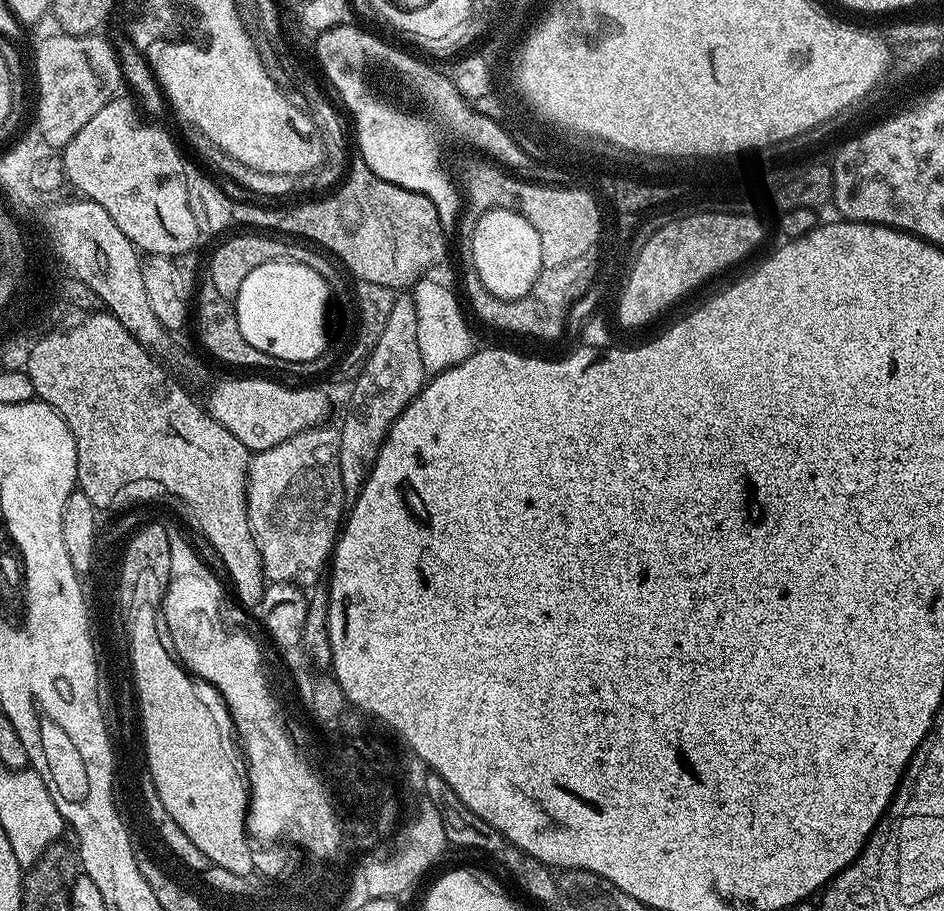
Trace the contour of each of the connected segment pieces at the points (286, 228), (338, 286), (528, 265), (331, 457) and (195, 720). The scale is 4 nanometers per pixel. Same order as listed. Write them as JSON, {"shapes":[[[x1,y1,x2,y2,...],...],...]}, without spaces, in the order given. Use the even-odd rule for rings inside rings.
{"shapes":[[[352,160,342,183,331,194,325,195,325,200,312,200,309,204,288,209,255,208,252,204,232,202,227,207,227,213,230,220,236,224,261,224,264,227,261,229,275,230,277,233,319,246,325,253,335,257,345,269,348,267,353,277,362,274,362,280,372,278,372,282,378,286,393,290,411,289,413,285,425,279,426,266,432,268,432,262,438,262,438,258,446,258,442,255,442,248,450,248,450,240,444,237,447,236,445,229,430,198,406,190,402,186,394,186,394,182,386,182,386,178,374,180,370,174,374,174,374,170,370,170,364,160,360,164],[360,184,370,186,370,204,366,204,366,216,362,220,362,226],[376,240,382,240,382,248,376,248]],[[272,234,260,235,264,236,229,235,227,238,224,238,229,238,229,240,222,241,221,244,213,250,212,261,208,264,207,279,214,286,214,290,218,290,218,294,222,294,222,298,235,301,238,290,242,286,242,282,246,282,246,274,250,274,250,270,258,270,258,266,269,264,273,260,293,260,295,264,310,266,310,270,314,270,326,281,326,283,328,283,328,287,333,297,344,296,347,292,349,295,349,285,347,288,347,286,344,285,343,278,340,277,341,269,337,267,323,251,317,250,312,246,305,246,300,242,289,242,287,239,277,238],[275,238,280,240,275,240],[287,242,292,244,287,244]],[[493,206,478,218,470,237,470,263,478,270,478,276,491,293,516,300,532,289,545,263,538,230,519,210,511,212,508,208,511,207]],[[308,432,255,453,248,462,248,480,256,555,264,580,291,584,325,571,346,516,342,469,336,468,336,434]],[[136,618,136,660,130,665,130,680,138,693,138,724,145,740,143,749,147,754,149,774,166,813,174,818,182,833,198,846,209,865,217,864,220,872,251,877,254,872,251,864,254,848,246,823,250,799,248,765,234,735,232,715,228,713,224,699,205,680,196,679,181,665,163,635,152,640,152,624,157,619]]]}

